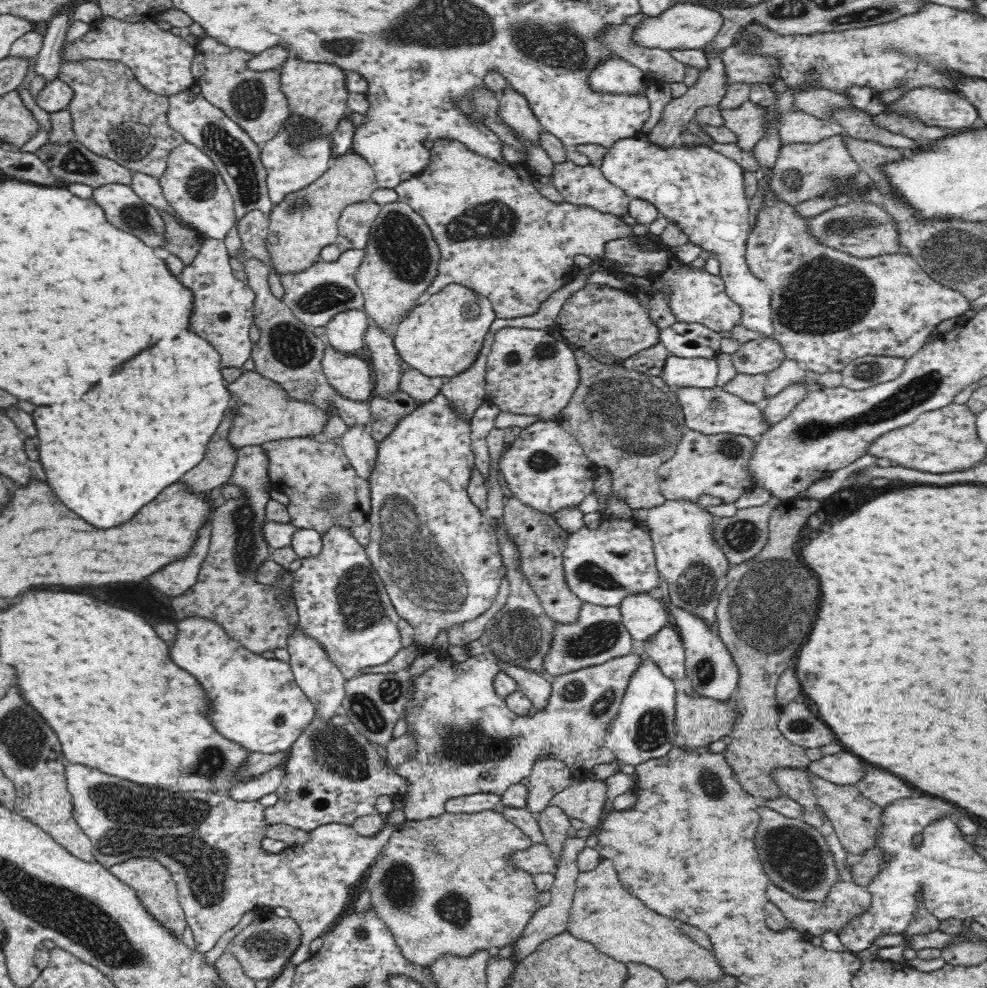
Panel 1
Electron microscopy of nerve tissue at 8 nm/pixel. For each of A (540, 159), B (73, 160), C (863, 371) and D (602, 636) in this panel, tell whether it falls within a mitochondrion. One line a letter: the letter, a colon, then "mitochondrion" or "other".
A: other
B: mitochondrion
C: mitochondrion
D: mitochondrion

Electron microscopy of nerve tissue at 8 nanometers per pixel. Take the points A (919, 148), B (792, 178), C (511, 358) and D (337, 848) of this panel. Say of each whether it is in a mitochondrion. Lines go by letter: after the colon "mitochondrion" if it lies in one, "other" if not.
A: other
B: mitochondrion
C: mitochondrion
D: other

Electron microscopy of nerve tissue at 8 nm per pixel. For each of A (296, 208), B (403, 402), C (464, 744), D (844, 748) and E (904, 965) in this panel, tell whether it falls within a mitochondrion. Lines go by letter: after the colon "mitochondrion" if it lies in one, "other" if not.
A: mitochondrion
B: other
C: mitochondrion
D: other
E: other

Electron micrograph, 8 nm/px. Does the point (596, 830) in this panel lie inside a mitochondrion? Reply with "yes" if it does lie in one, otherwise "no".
no

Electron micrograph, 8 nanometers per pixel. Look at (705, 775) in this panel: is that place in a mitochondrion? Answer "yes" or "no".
yes

